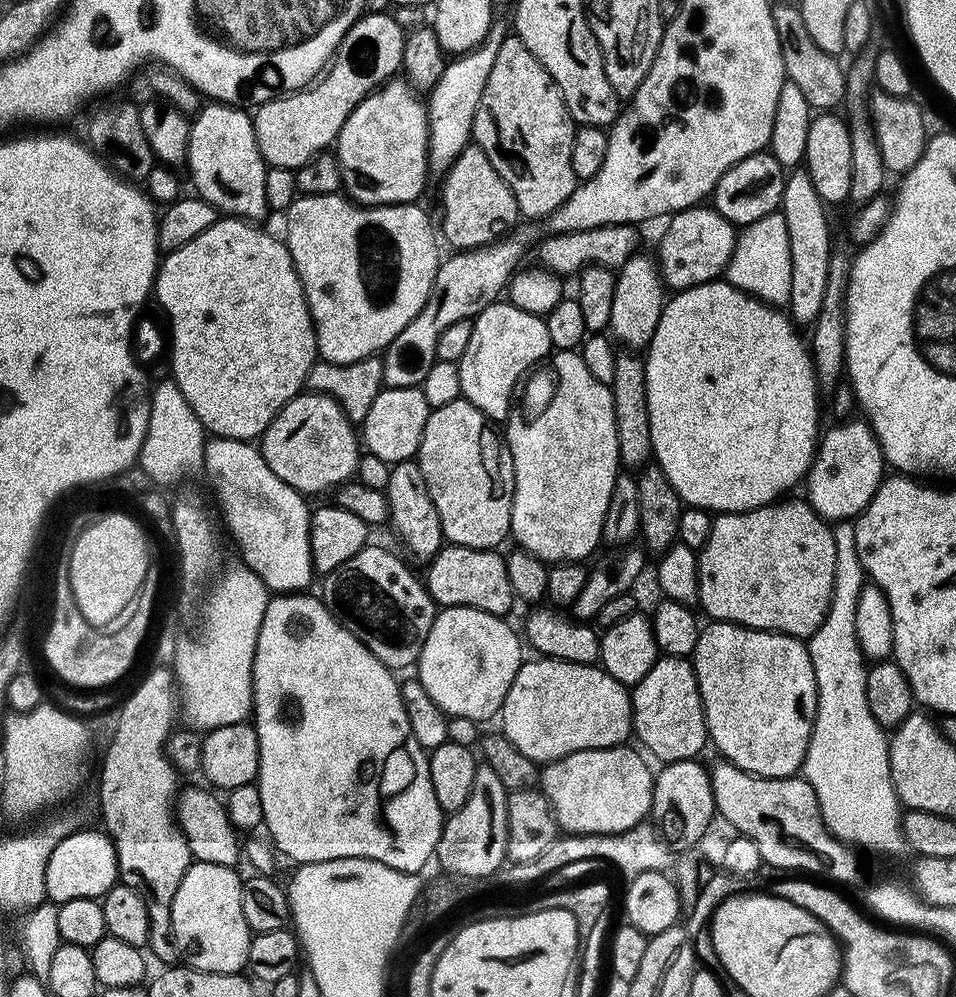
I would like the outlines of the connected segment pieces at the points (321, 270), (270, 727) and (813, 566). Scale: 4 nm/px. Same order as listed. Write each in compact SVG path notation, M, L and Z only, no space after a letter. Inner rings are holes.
M300 194L289 205L286 211L286 217L288 217L288 236L286 235L286 243L288 252L292 256L292 261L296 267L298 278L304 287L304 296L308 299L308 309L312 315L312 325L316 327L316 351L320 360L329 360L335 364L353 364L367 356L383 353L388 344L398 334L402 333L403 328L426 306L426 302L432 293L436 272L440 268L442 253L436 249L437 233L434 231L433 217L431 220L419 208L420 206L416 202L410 204L365 206L363 204L357 204L340 194L330 196L305 196Z
M307 591L286 592L276 594L269 599L266 610L262 614L262 630L258 630L258 646L254 650L254 666L252 667L252 710L258 736L258 754L260 767L258 787L262 798L263 827L268 828L267 835L281 857L289 856L297 865L321 864L327 860L342 858L366 858L377 860L399 872L423 873L428 859L436 855L436 847L444 829L446 814L438 806L438 798L434 798L434 786L430 782L428 769L429 753L418 746L418 738L414 738L414 730L410 730L410 718L406 718L406 706L402 702L400 684L395 680L393 669L387 668L346 626L342 626L330 614L319 595L308 596Z
M792 498L749 512L726 512L713 519L710 538L706 538L706 546L698 552L698 608L709 616L709 621L741 624L759 632L780 632L783 636L797 638L811 638L822 626L834 590L833 525L823 520L807 499L788 499Z

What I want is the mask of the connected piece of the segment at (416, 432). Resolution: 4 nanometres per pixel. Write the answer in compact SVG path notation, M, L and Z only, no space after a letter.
M385 387L378 394L378 398L374 398L374 406L370 406L370 414L366 414L364 419L363 447L371 455L382 458L382 462L386 462L389 466L413 459L420 451L422 430L426 430L426 418L429 411L423 387Z

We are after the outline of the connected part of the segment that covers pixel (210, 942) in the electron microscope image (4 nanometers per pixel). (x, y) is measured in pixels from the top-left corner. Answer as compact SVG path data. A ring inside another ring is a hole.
M201 860L193 862L186 870L182 886L178 886L178 894L174 894L172 933L176 939L177 953L182 960L184 956L183 963L187 967L203 972L240 972L247 965L253 933L248 931L246 918L242 914L242 876L238 873L236 868Z

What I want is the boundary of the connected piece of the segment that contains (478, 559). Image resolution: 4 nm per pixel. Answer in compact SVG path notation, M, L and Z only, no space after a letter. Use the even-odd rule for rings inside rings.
M445 543L437 556L427 561L426 568L424 587L440 608L473 608L504 618L514 605L510 574L506 574L506 562L499 551Z

